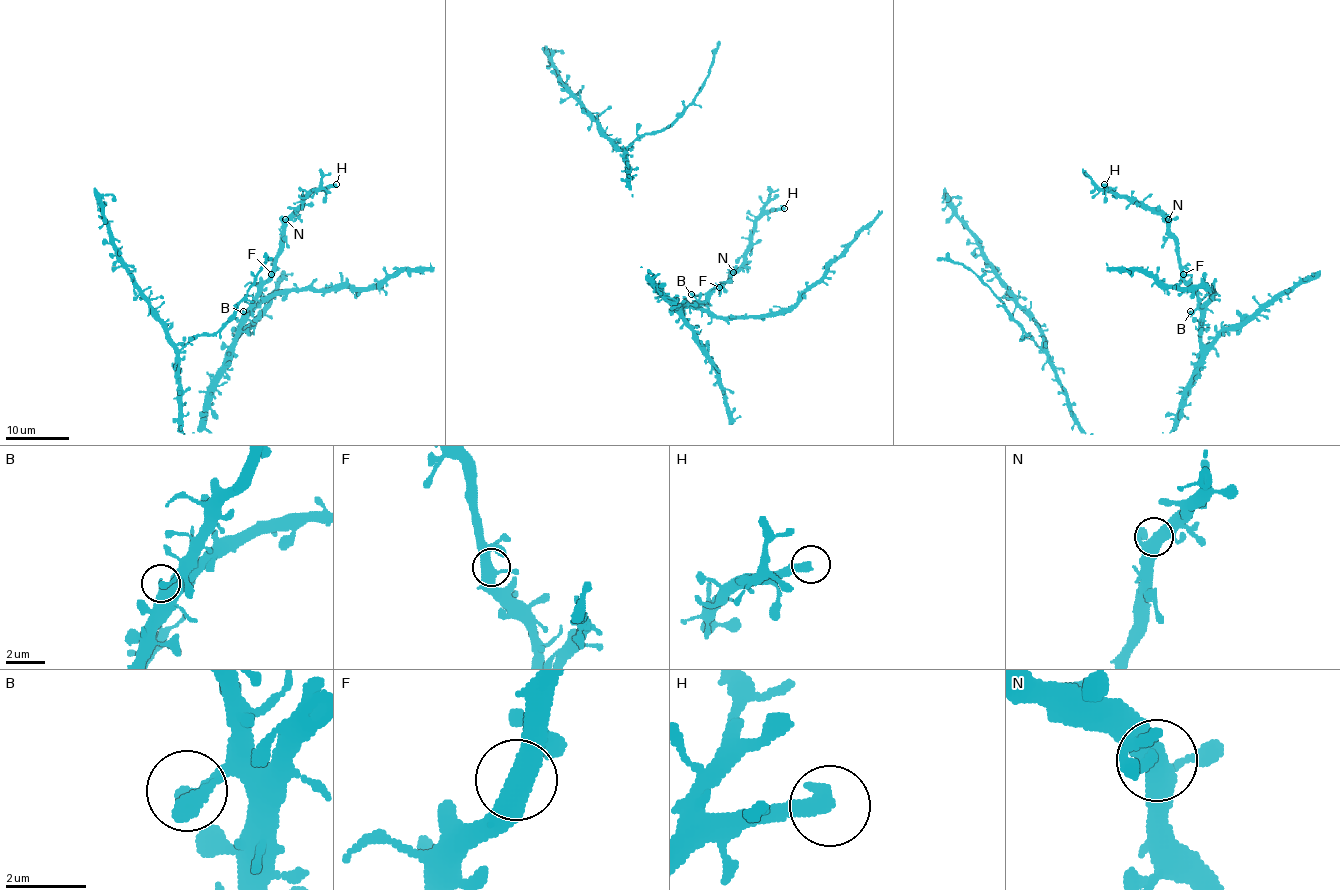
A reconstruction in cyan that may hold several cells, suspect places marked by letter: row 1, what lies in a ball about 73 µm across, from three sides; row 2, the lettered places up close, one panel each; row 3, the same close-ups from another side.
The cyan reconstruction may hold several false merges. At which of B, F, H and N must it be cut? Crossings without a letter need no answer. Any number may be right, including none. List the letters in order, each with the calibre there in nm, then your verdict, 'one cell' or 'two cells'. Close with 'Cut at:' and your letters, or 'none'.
B: 280 nm | one cell
F: 420 nm | one cell
H: 480 nm | one cell
N: 440 nm | one cell
Cut at: none

